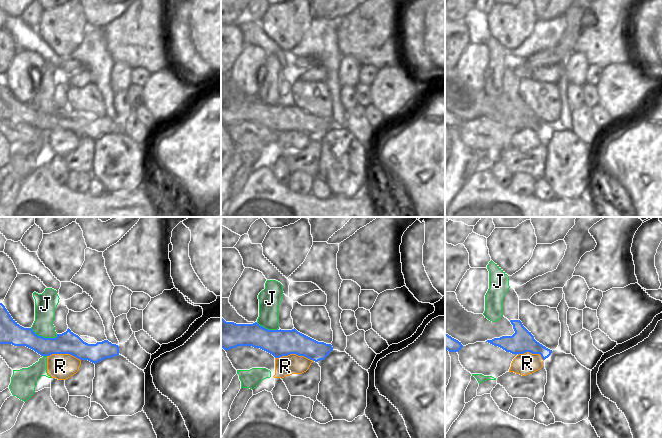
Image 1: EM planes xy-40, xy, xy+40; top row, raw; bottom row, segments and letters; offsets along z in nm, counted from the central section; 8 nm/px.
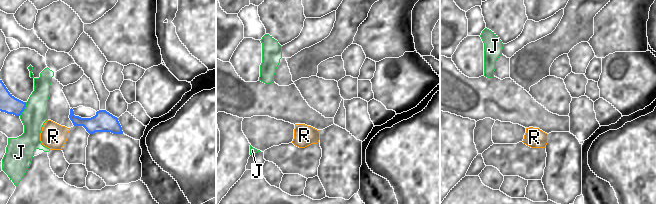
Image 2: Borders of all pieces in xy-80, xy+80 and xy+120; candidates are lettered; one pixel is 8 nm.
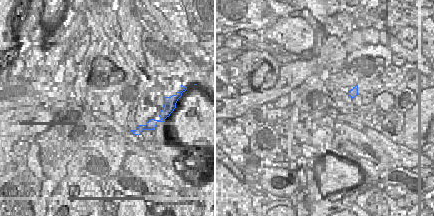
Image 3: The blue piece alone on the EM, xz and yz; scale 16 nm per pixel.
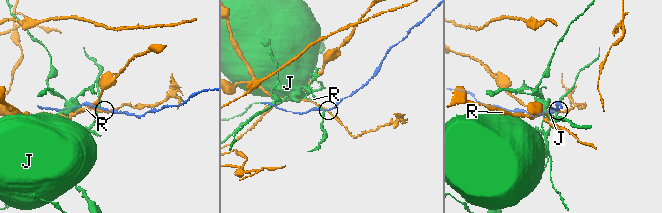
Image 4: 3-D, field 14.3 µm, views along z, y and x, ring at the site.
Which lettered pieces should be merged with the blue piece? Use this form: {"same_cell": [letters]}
{"same_cell": []}

